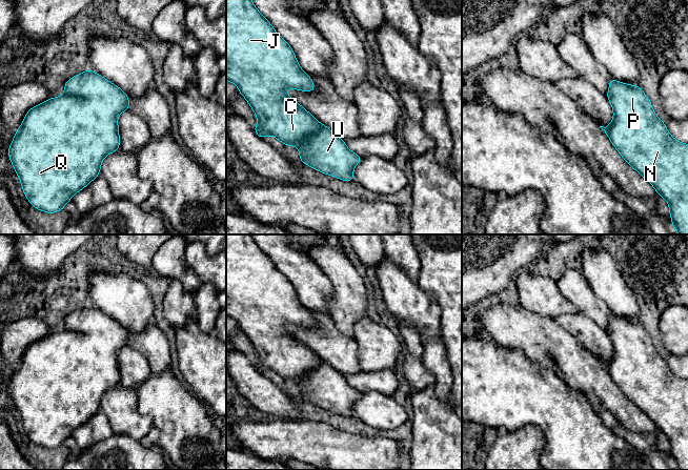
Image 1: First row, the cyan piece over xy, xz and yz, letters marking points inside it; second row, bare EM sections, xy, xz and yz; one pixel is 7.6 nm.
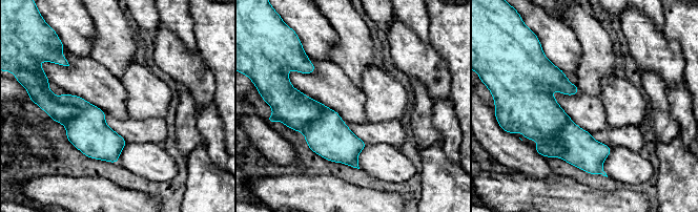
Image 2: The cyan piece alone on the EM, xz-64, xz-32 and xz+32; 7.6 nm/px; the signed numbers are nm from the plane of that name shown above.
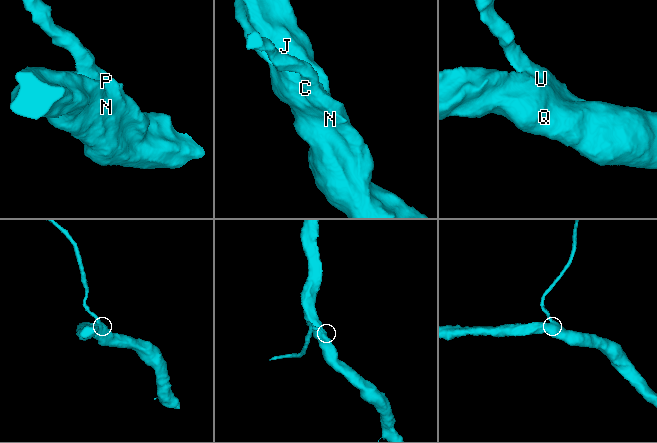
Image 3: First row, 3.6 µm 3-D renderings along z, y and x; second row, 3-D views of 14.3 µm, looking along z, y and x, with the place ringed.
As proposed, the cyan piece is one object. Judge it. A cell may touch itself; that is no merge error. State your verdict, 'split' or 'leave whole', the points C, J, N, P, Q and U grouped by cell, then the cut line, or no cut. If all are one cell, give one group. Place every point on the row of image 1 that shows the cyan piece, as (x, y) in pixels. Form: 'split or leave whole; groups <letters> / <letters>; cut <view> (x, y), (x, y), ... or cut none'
leave whole; groups C J N P Q U; cut none

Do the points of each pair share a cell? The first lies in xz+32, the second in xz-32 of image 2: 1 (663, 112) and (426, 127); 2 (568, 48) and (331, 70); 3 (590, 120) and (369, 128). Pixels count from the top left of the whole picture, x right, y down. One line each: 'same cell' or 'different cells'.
1: same cell
2: different cells
3: different cells

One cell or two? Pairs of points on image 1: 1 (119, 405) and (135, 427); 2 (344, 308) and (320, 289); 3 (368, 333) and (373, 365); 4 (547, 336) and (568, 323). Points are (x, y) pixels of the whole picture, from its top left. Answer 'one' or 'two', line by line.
1: one
2: two
3: one
4: two

